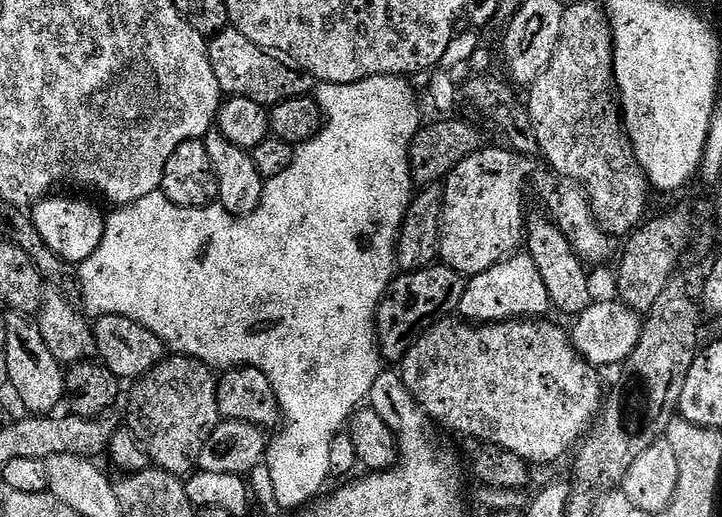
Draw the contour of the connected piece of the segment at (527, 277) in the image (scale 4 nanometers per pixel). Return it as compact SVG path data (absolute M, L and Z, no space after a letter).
M513 254L465 283L458 312L465 321L483 326L521 318L544 318L551 308L552 299L546 290L546 282L542 282L542 274L538 274L538 266L534 266L531 256Z

